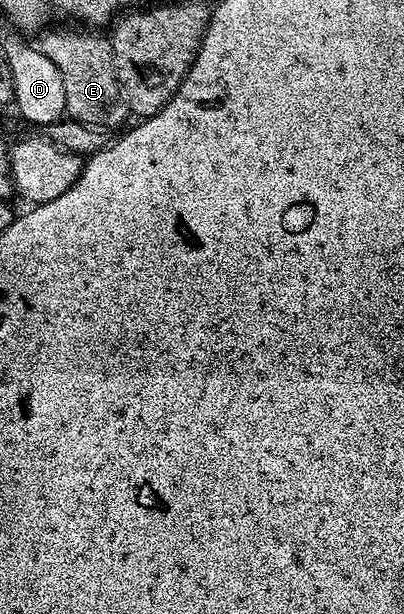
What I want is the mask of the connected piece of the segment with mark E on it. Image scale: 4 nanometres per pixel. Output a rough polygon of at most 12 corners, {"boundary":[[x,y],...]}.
{"boundary":[[51,26],[37,47],[61,74],[66,115],[128,123],[110,39]]}

